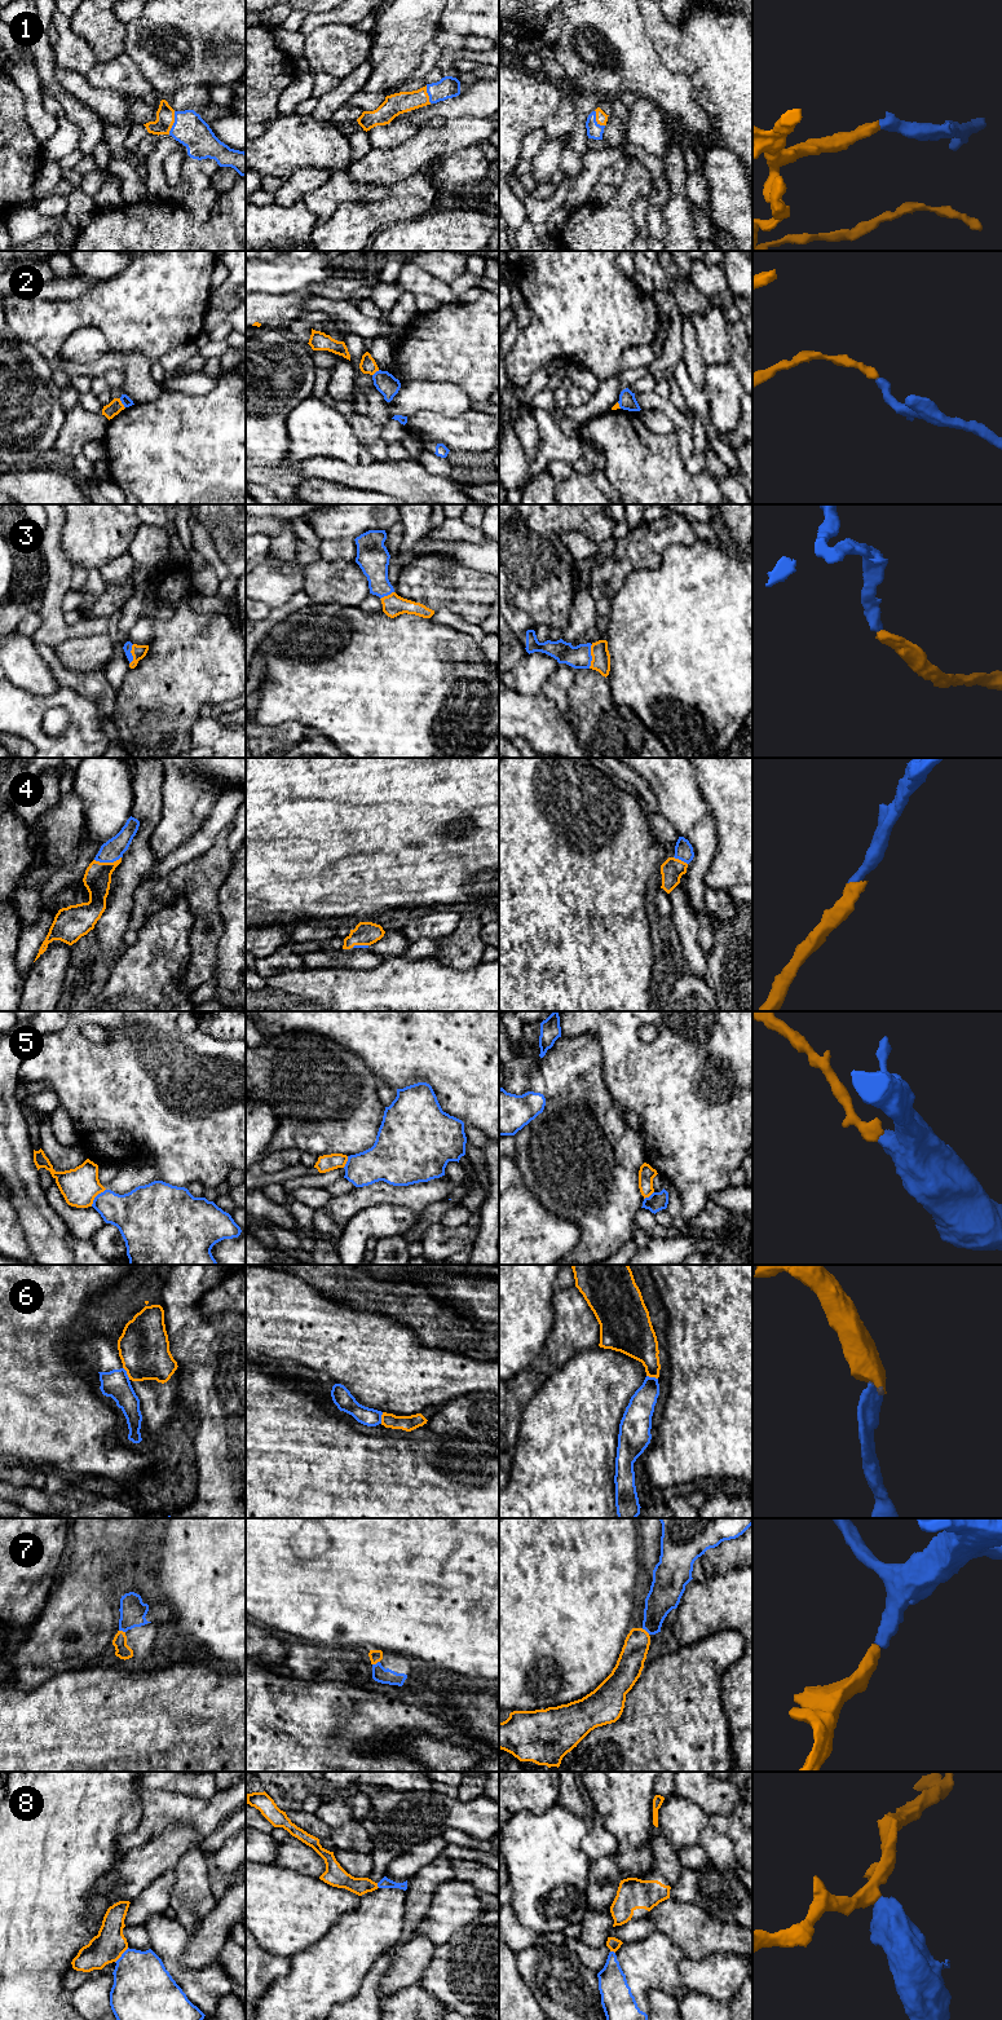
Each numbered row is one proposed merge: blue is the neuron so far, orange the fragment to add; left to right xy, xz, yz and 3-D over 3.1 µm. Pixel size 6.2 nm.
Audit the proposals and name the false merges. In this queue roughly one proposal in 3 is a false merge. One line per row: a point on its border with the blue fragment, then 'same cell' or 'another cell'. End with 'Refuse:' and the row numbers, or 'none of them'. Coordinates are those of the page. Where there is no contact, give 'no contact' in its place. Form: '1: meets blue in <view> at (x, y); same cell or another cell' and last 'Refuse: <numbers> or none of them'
1: meets blue in xy at (173, 123); same cell
2: meets blue in xy at (122, 402); another cell
3: meets blue in yz at (591, 656); same cell
4: meets blue in xy at (107, 861); same cell
5: meets blue in xy at (96, 1196); another cell
6: meets blue in xy at (126, 1374); another cell
7: meets blue in xz at (376, 1663); same cell
8: meets blue in xy at (122, 1955); another cell
Refuse: 2, 5, 6, 8

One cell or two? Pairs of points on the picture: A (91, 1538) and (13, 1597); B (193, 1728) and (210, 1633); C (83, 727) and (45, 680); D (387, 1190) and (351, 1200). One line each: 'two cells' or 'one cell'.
A: two cells
B: two cells
C: two cells
D: one cell

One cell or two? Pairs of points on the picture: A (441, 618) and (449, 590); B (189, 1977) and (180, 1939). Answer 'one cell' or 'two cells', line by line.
A: two cells
B: one cell

